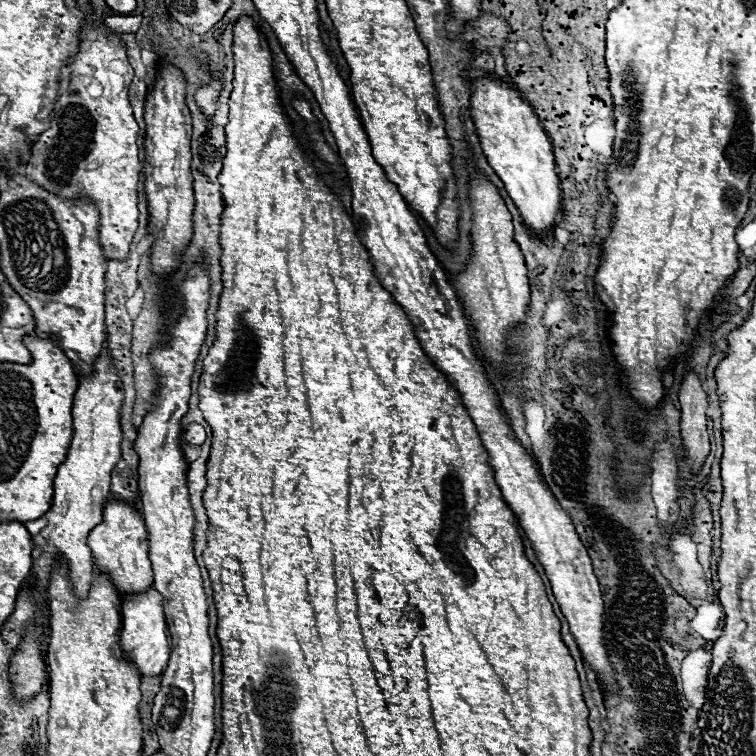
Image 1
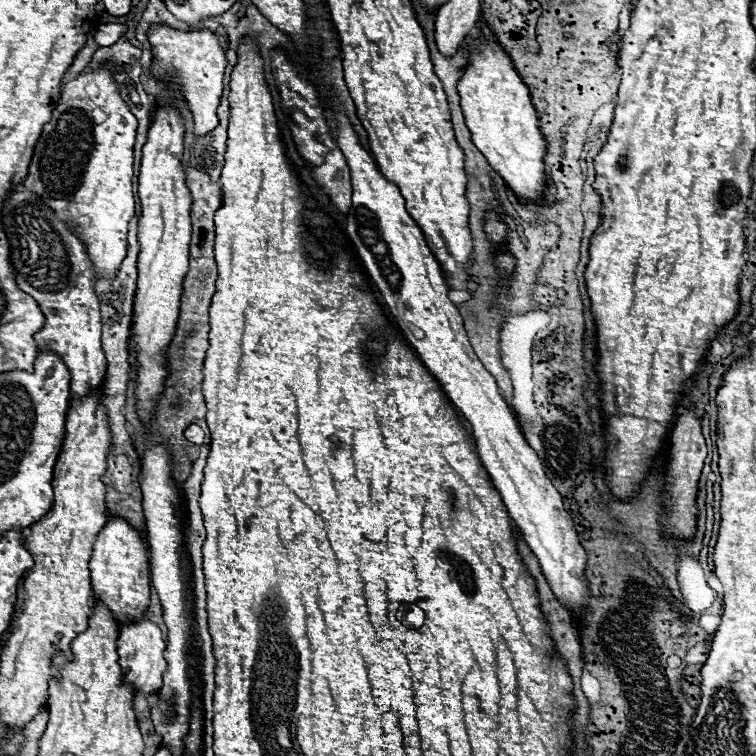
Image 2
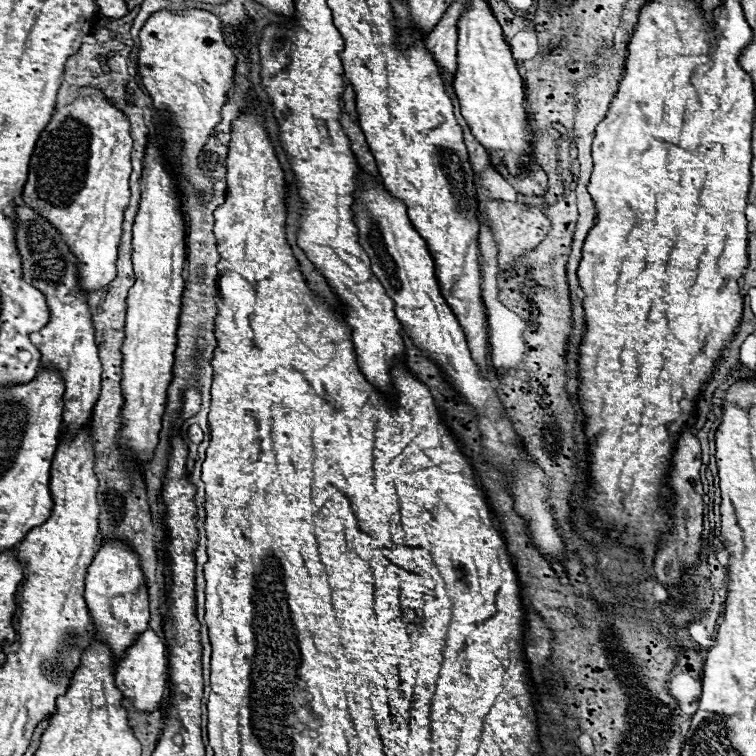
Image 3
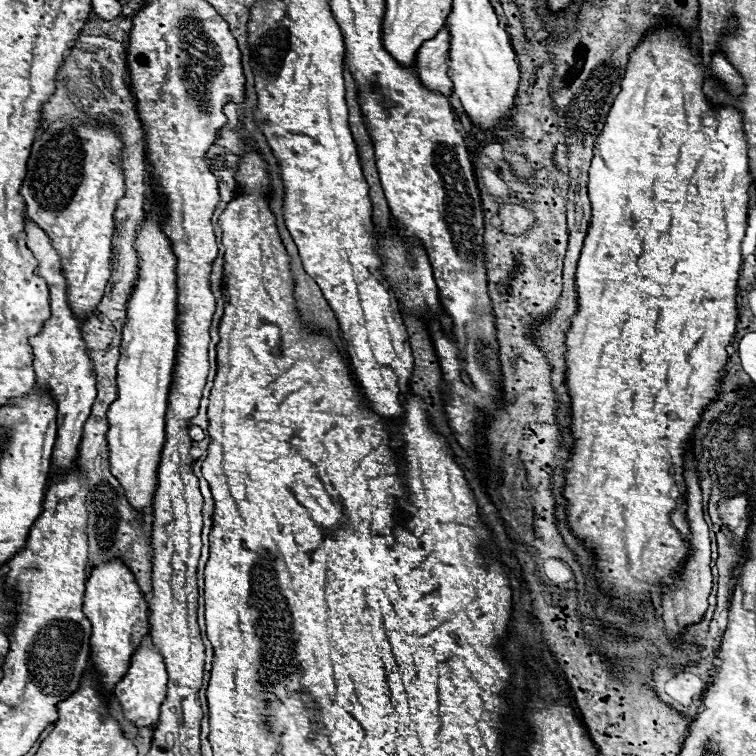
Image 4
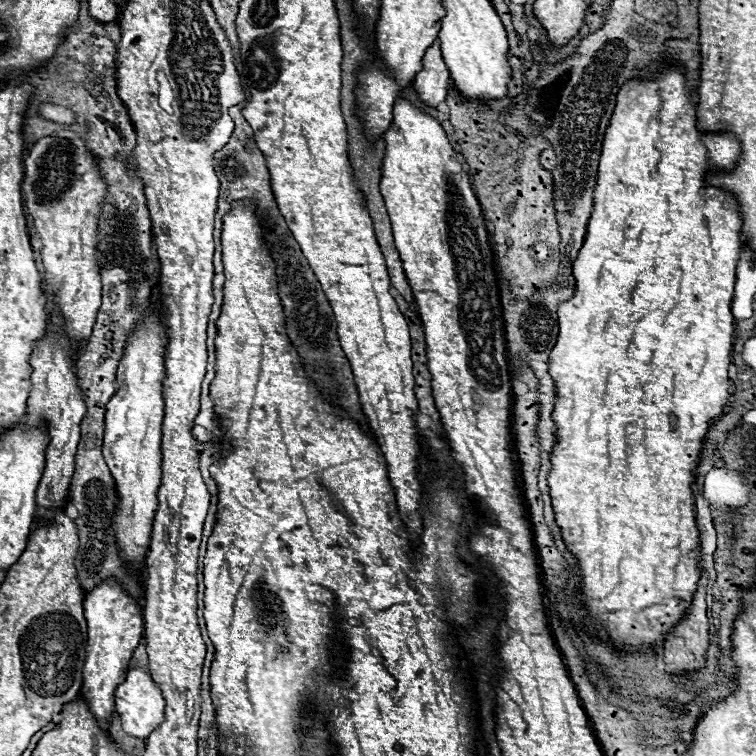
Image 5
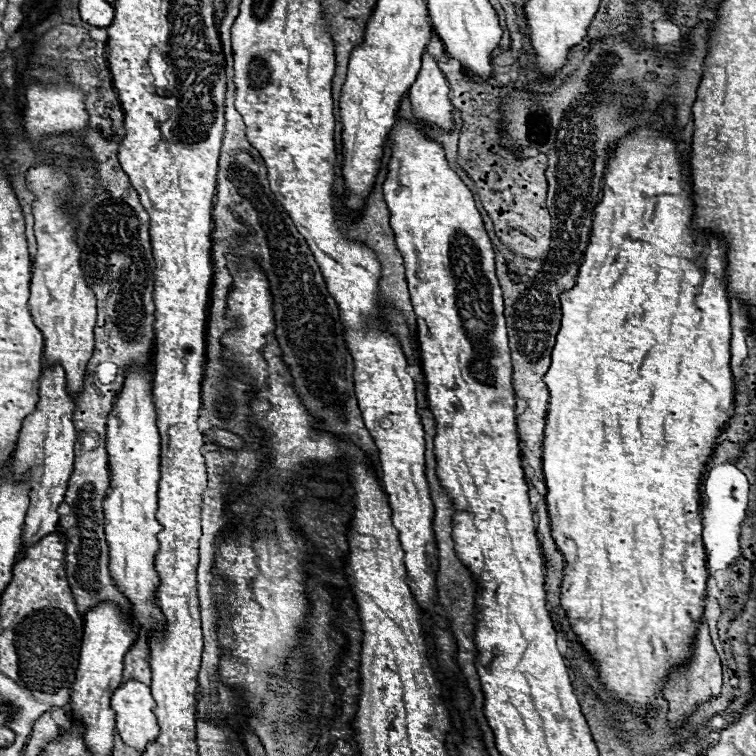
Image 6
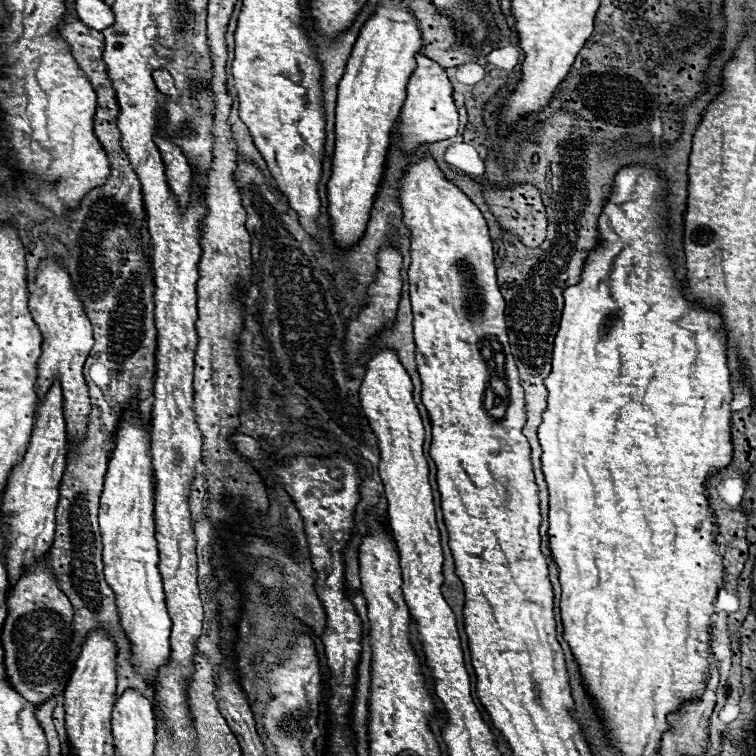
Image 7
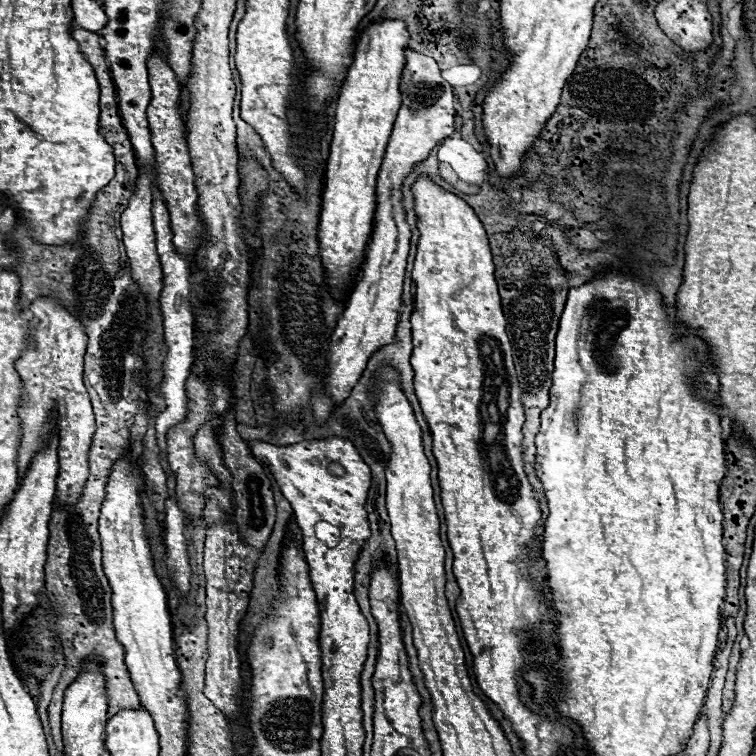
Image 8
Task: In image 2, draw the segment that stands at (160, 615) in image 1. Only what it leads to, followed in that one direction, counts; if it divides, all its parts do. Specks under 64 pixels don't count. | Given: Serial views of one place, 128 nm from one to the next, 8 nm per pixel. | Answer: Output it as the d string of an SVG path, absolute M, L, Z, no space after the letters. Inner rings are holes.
M146 616L140 622L132 622L132 624L120 626L120 638L118 638L120 666L122 666L124 682L128 682L134 688L134 692L154 694L154 692L160 690L162 674L166 670L164 650L166 650L166 642L162 638L160 628L156 624L152 624Z

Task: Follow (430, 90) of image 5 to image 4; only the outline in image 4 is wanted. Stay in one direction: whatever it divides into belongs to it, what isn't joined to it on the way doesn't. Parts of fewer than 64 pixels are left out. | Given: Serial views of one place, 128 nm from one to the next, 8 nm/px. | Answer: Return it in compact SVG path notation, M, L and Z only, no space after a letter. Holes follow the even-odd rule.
M442 28L436 38L424 42L416 56L416 70L420 82L428 86L428 90L436 90L438 94L452 94L452 80L448 78L448 46L450 34Z

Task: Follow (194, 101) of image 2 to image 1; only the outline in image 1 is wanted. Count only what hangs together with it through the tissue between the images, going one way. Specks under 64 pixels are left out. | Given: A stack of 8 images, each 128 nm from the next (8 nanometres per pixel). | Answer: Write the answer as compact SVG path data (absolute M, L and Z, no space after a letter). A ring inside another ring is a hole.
M214 70L212 80L208 84L204 84L202 88L198 88L194 94L194 100L206 118L212 118L212 114L216 112L216 100L218 100L220 90L222 90L222 82L218 78L220 78L220 72Z

